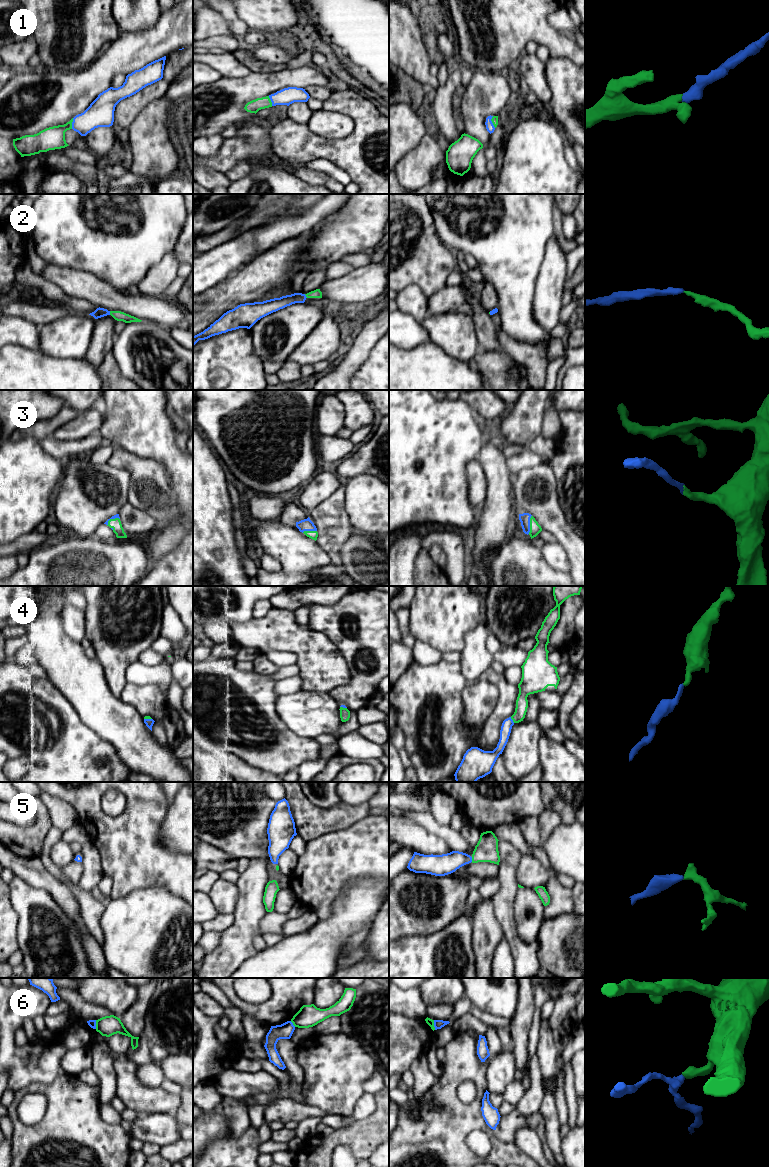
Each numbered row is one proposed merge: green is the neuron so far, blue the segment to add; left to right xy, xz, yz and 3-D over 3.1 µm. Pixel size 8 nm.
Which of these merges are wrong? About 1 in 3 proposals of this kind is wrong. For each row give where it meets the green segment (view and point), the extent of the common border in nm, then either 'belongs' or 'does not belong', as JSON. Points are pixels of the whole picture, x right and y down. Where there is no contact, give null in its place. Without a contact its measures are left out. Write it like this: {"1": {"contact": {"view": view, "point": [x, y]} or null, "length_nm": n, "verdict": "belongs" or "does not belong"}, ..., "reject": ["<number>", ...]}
{"1": {"contact": {"view": "yz", "point": [492, 122]}, "length_nm": 100, "verdict": "belongs"}, "2": {"contact": {"view": "xy", "point": [110, 313]}, "length_nm": 30, "verdict": "belongs"}, "3": {"contact": {"view": "yz", "point": [530, 524]}, "length_nm": 150, "verdict": "belongs"}, "4": {"contact": {"view": "yz", "point": [512, 719]}, "length_nm": 60, "verdict": "belongs"}, "5": {"contact": {"view": "yz", "point": [472, 859]}, "length_nm": 40, "verdict": "belongs"}, "6": {"contact": {"view": "yz", "point": [433, 1025]}, "length_nm": 80, "verdict": "does not belong"}, "reject": ["6"]}

